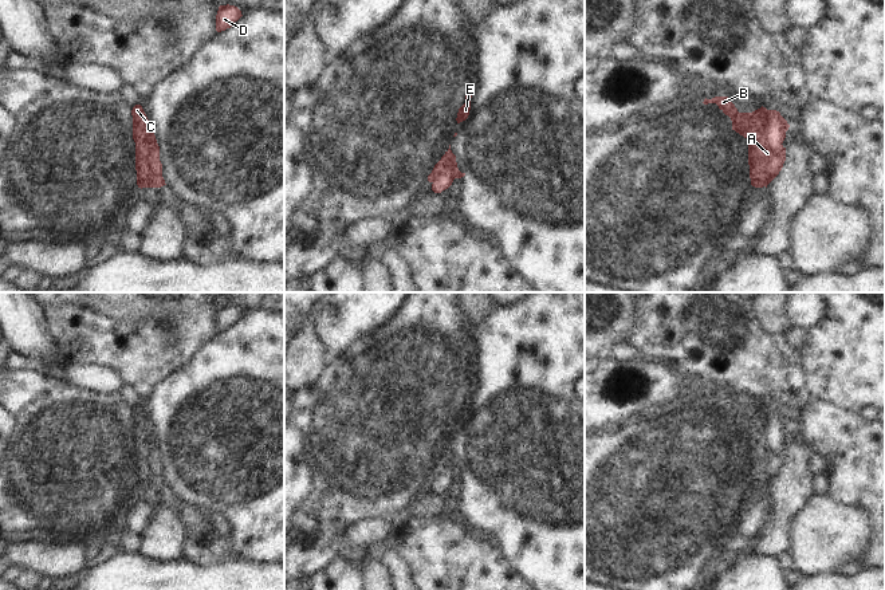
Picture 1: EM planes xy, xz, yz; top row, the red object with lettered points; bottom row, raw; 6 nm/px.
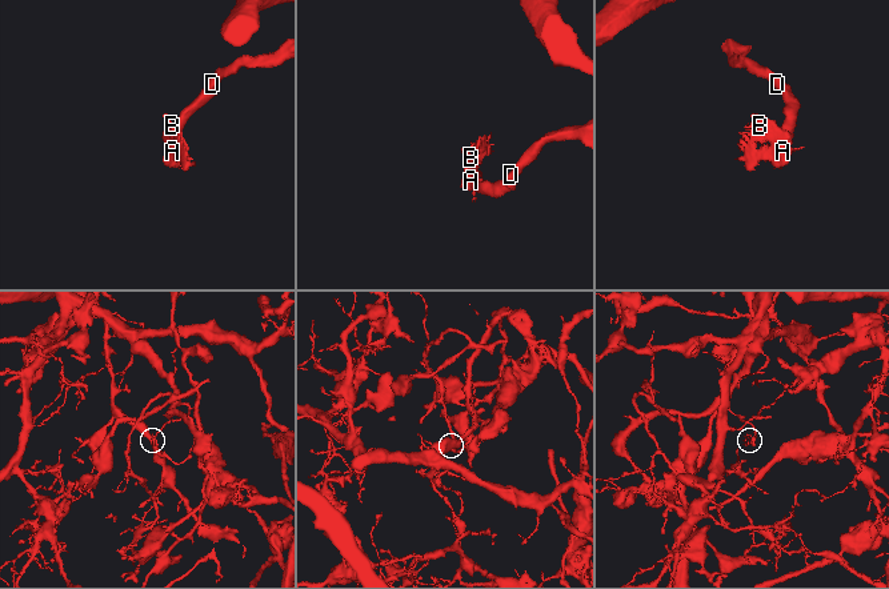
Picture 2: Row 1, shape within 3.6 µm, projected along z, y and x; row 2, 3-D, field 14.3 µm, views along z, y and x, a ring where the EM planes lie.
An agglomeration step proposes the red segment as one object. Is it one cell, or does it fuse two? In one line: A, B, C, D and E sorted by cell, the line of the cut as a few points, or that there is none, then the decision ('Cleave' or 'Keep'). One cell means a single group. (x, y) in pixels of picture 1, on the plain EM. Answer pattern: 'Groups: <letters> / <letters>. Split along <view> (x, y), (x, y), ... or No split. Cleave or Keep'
Groups: A D E / B C. Split along yz (766, 409), (763, 439), (760, 441), (748, 441). Cleave

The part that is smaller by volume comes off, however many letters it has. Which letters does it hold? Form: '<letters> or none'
B, C

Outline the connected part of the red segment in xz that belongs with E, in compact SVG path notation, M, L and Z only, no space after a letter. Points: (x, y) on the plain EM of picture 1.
M475 385L471 386L471 390L465 396L465 404L459 409L457 418L456 418L457 424L468 418L471 410L471 398L473 392L475 392Z

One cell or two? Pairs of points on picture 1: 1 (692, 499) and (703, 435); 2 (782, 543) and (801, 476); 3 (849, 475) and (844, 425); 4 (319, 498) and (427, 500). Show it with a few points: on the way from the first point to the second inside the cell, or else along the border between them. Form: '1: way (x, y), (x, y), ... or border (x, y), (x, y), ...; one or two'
1: way (692, 483), (692, 451); one
2: way (782, 527), (782, 511), (789, 492); one
3: way (849, 463), (849, 444), (844, 437); one
4: border (427, 476), (398, 520); two

